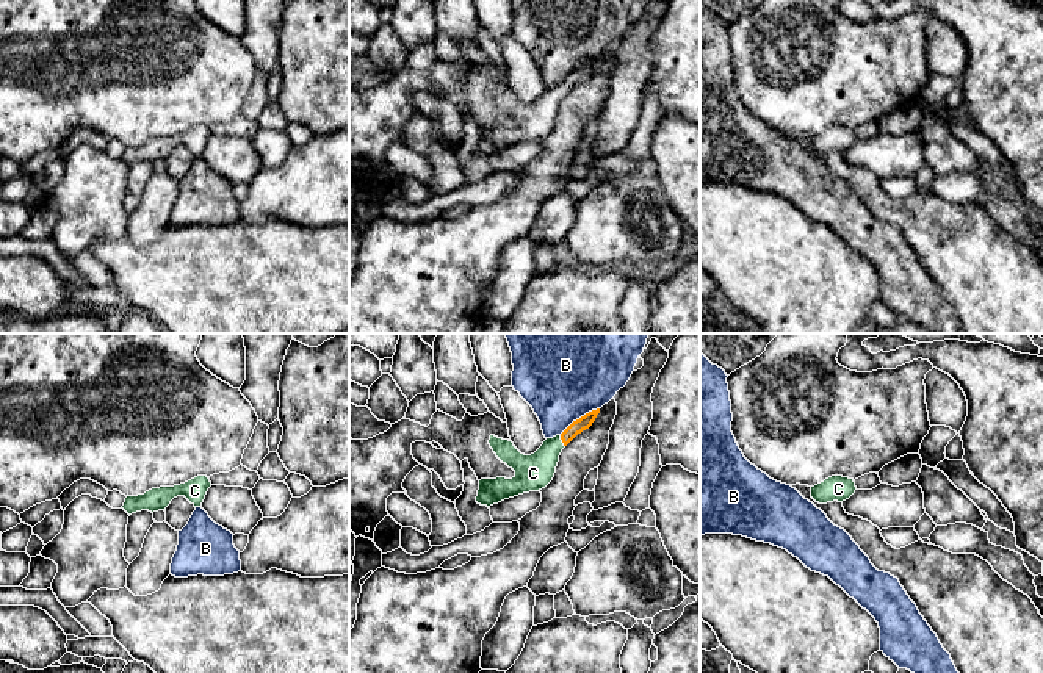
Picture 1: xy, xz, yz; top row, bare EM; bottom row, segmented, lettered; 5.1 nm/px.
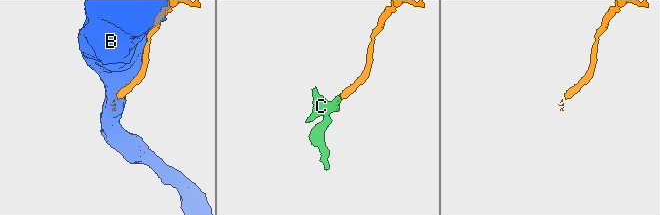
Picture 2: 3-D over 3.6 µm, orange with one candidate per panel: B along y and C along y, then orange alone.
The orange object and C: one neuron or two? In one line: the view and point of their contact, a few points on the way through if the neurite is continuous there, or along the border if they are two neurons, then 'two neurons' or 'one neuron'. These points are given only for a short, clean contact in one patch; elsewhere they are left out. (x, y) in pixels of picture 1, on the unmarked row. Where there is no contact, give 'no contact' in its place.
contact xz (563, 91); way xz (583, 72), (563, 91), (533, 122); one neuron

